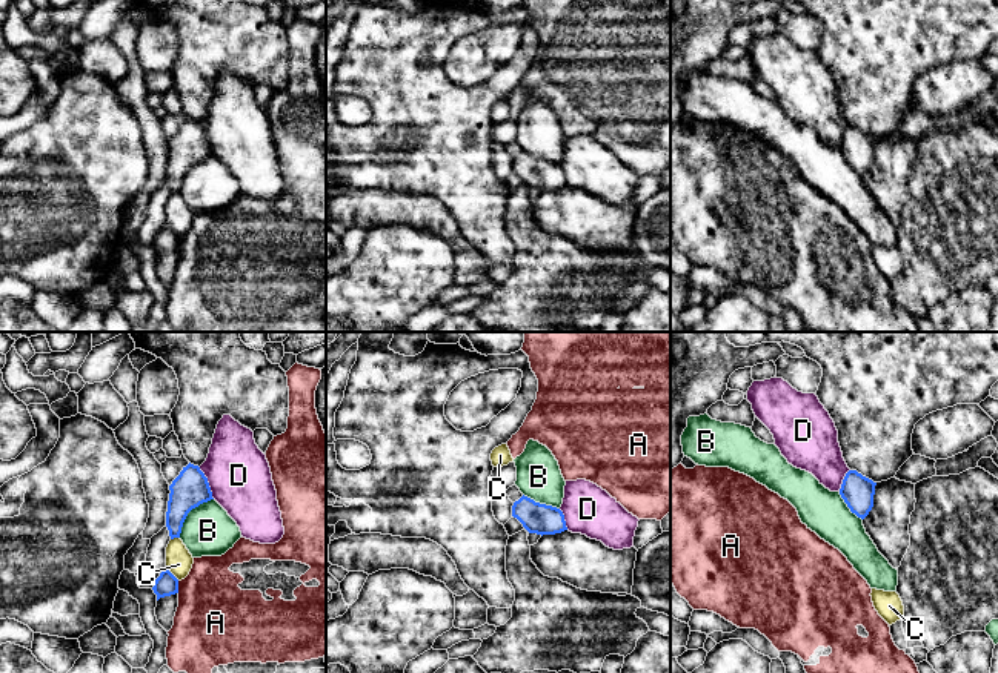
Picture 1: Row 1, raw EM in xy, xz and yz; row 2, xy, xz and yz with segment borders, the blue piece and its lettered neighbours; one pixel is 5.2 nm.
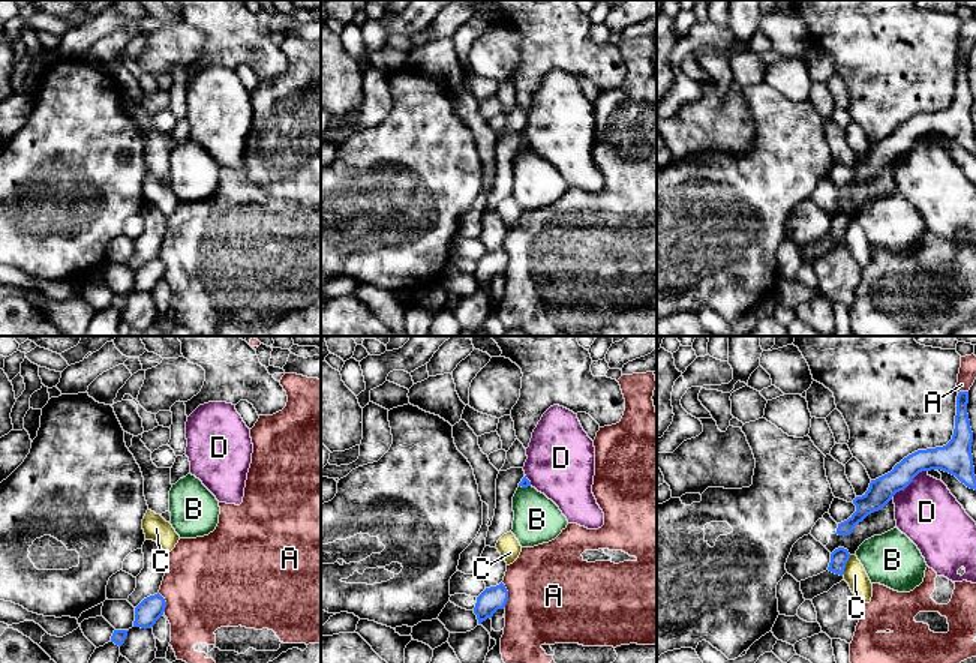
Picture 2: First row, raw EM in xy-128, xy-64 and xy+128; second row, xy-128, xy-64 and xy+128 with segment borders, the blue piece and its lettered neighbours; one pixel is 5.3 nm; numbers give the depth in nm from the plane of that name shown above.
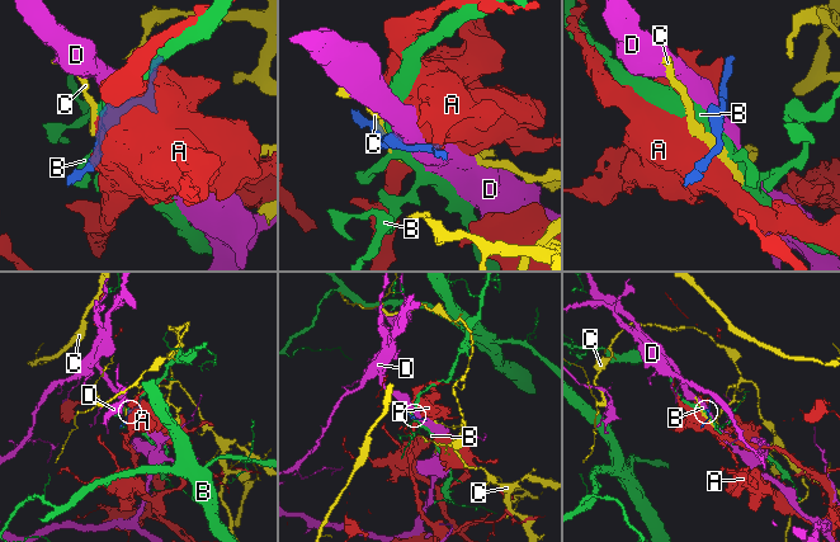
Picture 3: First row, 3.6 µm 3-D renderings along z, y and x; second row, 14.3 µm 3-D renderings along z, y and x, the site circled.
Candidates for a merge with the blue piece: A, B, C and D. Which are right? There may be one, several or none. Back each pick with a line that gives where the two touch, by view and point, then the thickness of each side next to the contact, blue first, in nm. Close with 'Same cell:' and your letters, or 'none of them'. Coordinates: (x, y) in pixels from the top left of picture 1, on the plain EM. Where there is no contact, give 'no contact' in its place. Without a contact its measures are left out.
Same cell: none of them

